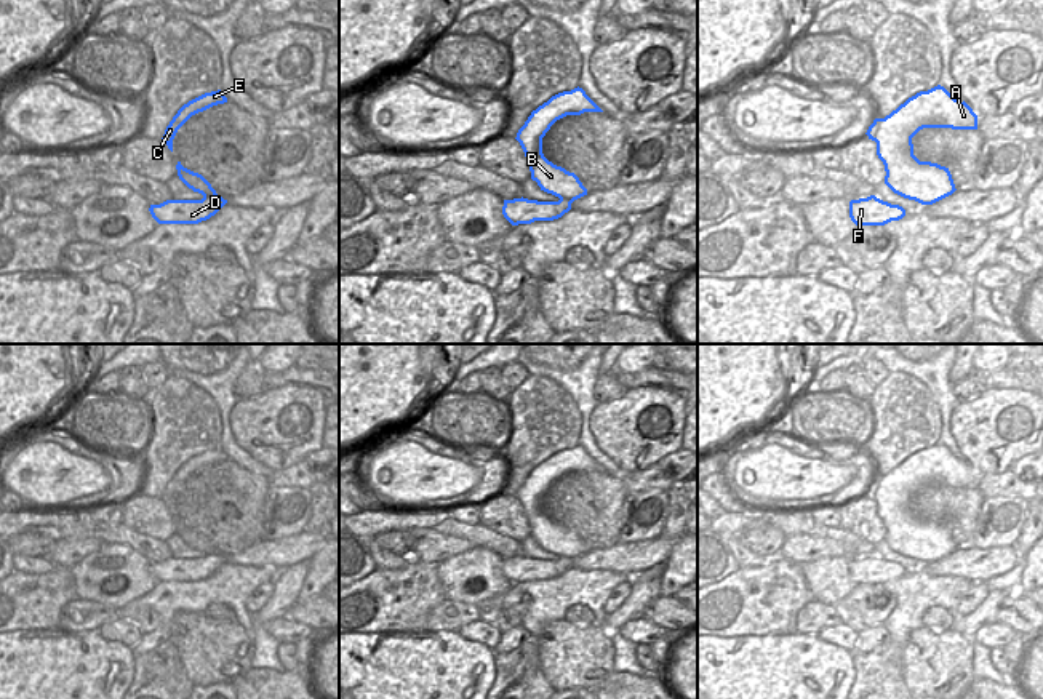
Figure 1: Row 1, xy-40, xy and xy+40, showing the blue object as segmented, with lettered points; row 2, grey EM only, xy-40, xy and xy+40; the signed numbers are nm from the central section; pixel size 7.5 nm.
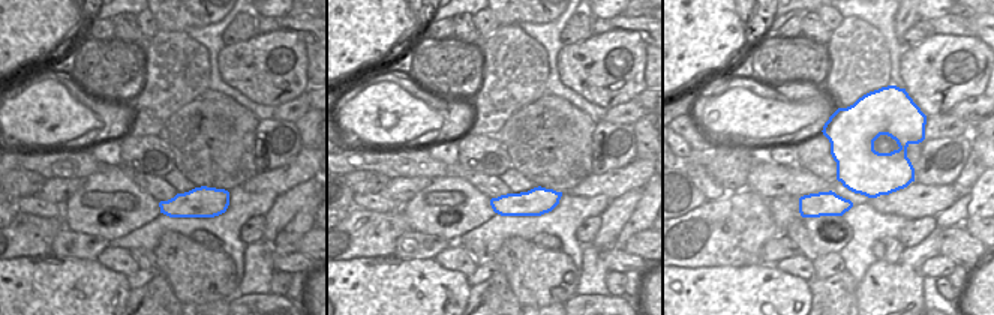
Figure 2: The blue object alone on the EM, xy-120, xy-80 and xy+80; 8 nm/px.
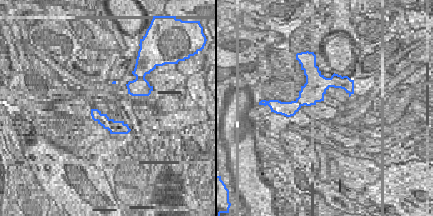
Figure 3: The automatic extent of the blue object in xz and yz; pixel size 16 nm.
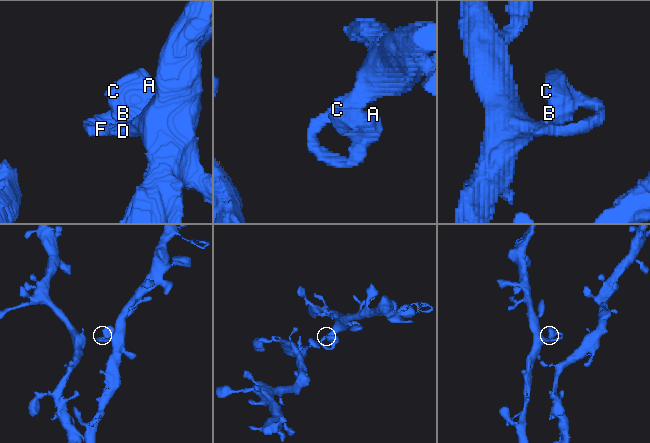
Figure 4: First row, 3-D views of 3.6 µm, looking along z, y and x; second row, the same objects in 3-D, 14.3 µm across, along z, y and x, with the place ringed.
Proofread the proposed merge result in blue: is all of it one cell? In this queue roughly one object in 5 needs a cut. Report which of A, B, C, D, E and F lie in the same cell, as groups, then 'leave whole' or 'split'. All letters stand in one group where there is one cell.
A B C D E F; leave whole

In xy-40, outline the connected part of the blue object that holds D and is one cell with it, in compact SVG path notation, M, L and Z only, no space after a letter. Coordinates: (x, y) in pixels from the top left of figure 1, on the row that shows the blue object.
M178 162L179 179L194 192L203 195L202 200L166 200L150 205L149 211L158 224L198 224L214 216L226 203L211 184L198 173L194 173Z

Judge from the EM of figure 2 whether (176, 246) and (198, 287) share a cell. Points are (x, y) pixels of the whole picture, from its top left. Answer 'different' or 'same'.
same

